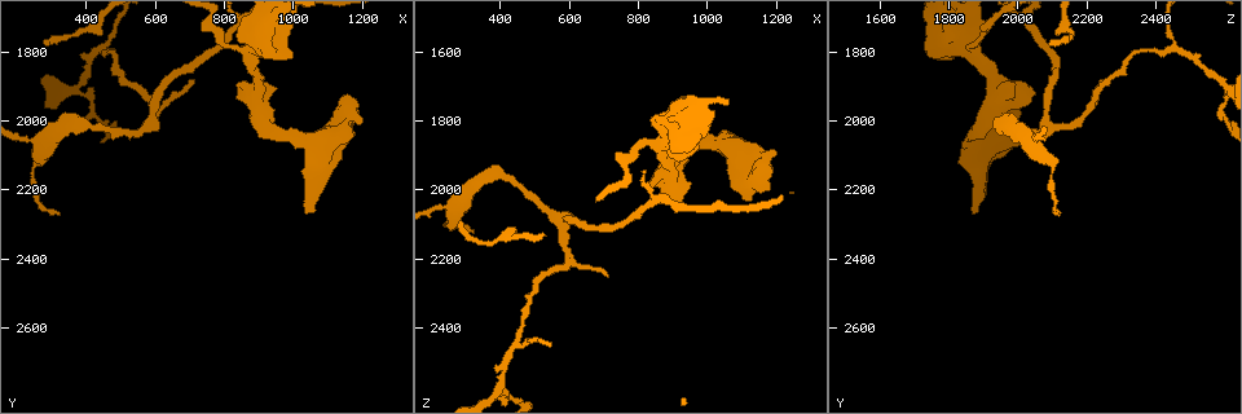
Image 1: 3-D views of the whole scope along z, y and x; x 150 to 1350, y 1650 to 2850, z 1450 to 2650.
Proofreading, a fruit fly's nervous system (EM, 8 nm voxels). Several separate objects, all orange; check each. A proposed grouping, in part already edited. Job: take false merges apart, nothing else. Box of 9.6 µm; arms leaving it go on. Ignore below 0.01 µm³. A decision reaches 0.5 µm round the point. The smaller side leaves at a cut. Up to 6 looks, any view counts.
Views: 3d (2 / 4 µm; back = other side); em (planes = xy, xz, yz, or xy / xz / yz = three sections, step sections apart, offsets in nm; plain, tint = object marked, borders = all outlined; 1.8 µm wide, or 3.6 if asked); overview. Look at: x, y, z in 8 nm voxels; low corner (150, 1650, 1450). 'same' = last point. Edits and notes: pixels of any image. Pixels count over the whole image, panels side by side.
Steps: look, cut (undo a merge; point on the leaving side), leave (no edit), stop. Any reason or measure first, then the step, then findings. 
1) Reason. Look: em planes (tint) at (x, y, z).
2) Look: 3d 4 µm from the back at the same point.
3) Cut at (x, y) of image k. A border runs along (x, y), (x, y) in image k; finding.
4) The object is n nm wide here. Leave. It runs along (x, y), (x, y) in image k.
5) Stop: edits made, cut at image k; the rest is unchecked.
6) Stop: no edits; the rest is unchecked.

Calibre changes. Look: em yz step 16 (tint) at (1160, 1980, 1910).

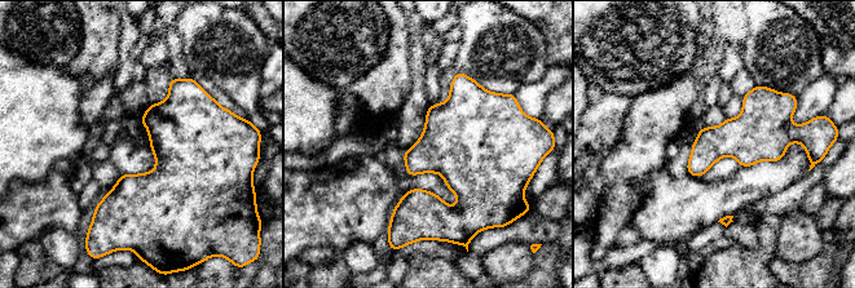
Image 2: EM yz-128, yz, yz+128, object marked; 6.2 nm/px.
Look: em planes (tint) at the same point.

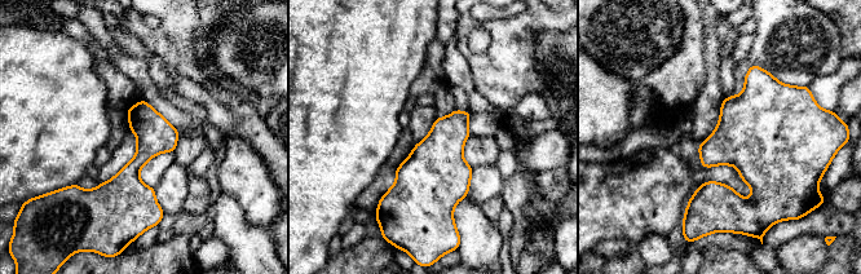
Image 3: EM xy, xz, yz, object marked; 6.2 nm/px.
Leave. It runs along (142, 104), (137, 215) in image 3; continuous, no second neuron.

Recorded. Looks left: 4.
Sudden change in width. Look: 3d 4 µm at (390, 2010, 1950).

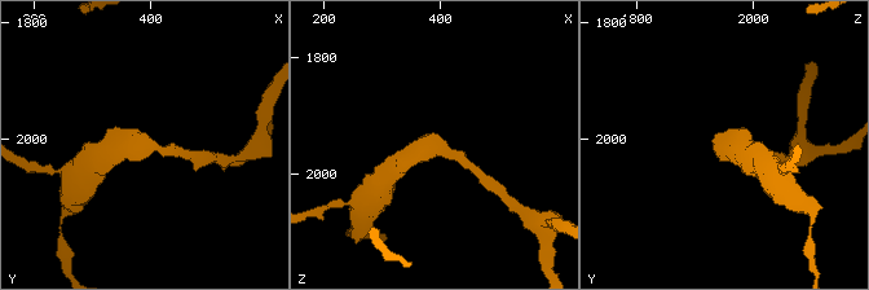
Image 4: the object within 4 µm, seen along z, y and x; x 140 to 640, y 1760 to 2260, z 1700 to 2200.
Shape alone is not enough. Look: em planes (tint) at (390, 2010, 1955).

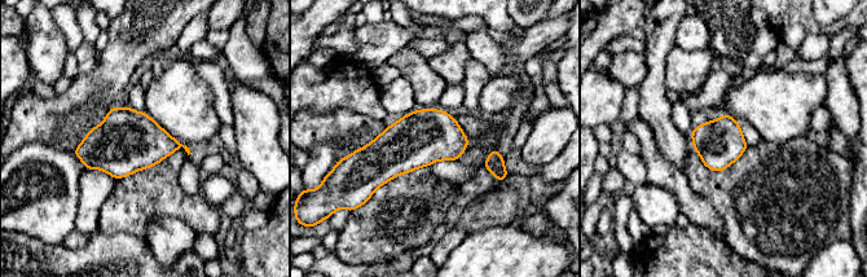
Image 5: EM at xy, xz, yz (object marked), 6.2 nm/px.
The object is 300 nm wide here. Leave. One neuron here.

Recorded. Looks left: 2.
Thick turns thin. Look: 3d 2 µm at (240, 2160, 2110).

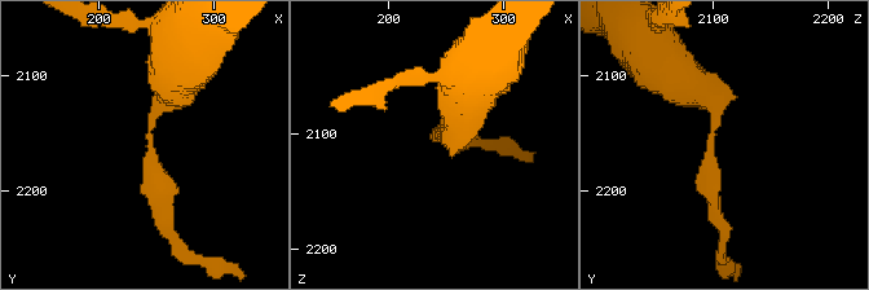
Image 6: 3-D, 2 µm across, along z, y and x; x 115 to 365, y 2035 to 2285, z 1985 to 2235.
Look: em planes (tint) at (242, 2156, 2100).

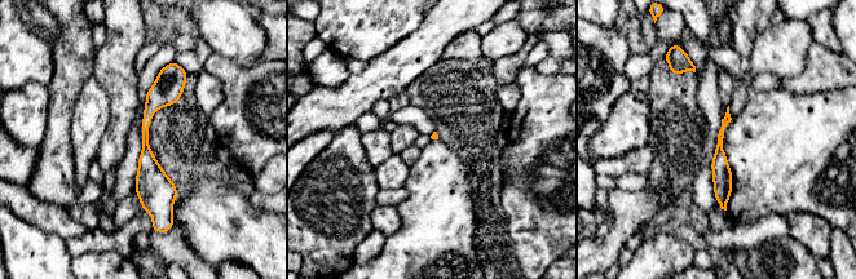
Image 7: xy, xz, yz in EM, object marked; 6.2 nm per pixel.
Leave. It runs along (172, 67), (145, 123), (157, 215) in image 7; continuous, no second neuron.

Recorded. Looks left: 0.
Stop: no edits; the rest is unchecked.

